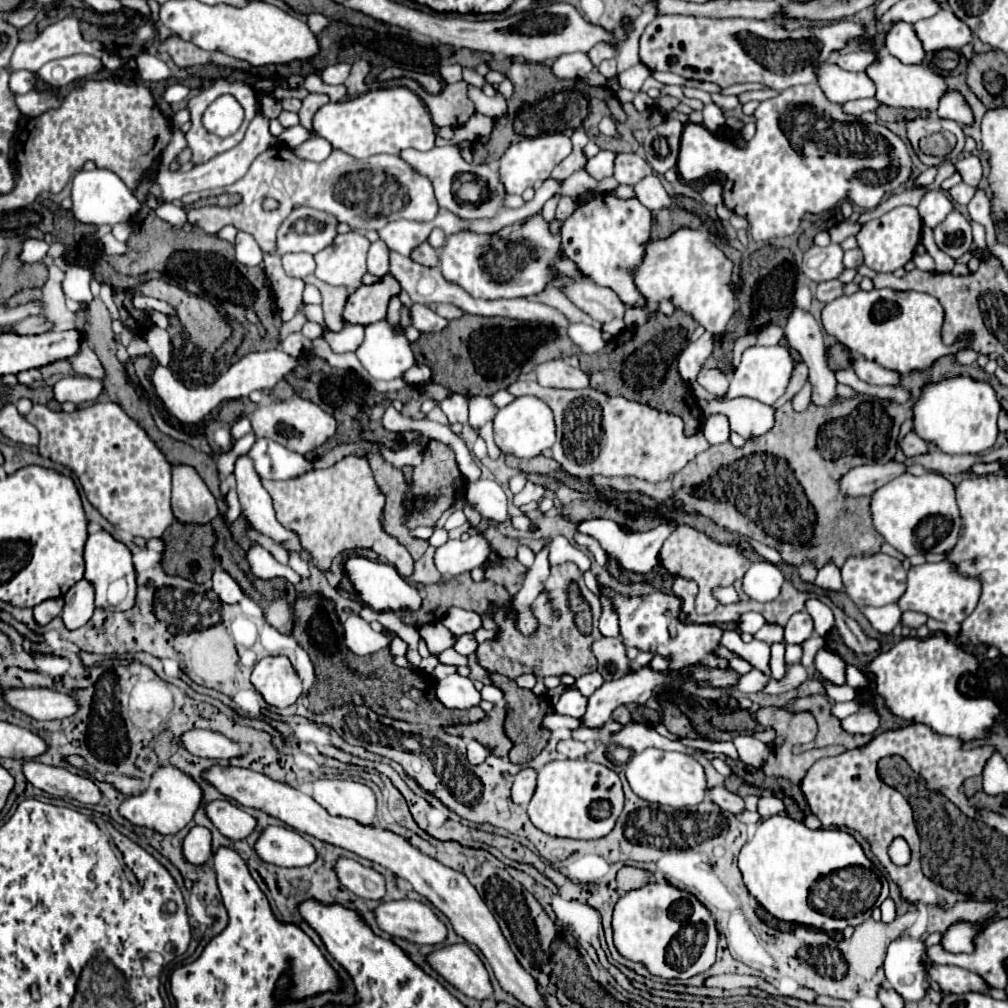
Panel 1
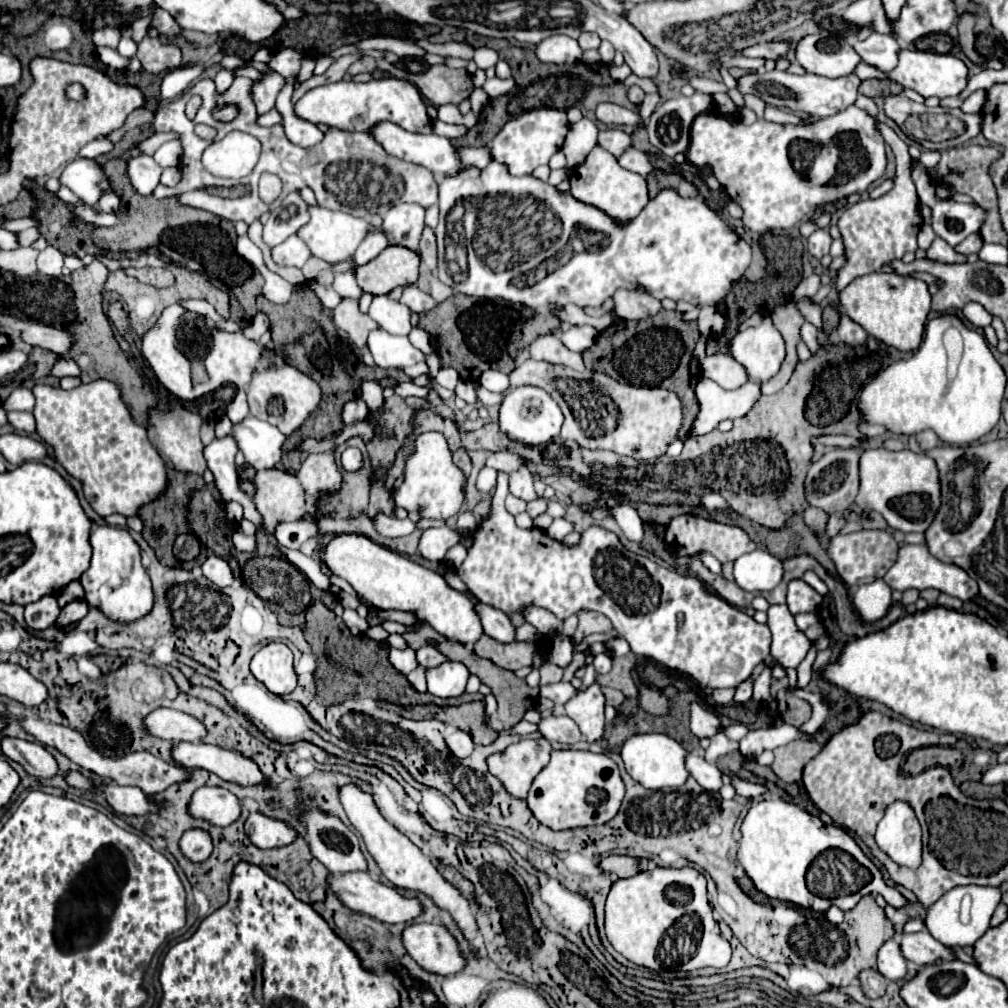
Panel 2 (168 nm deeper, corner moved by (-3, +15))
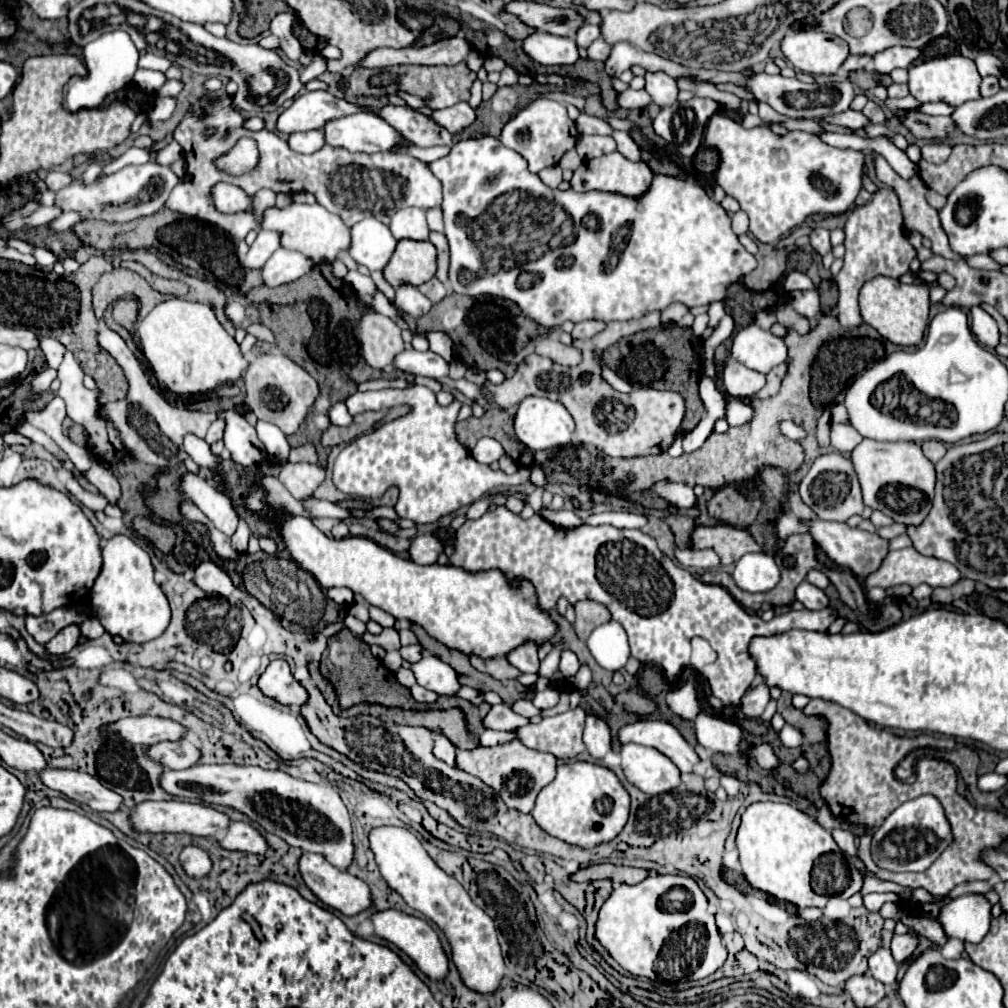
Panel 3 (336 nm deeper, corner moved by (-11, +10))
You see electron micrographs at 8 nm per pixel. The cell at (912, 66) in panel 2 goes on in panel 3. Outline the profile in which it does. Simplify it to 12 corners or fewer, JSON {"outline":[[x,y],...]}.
{"outline":[[962,55],[908,69],[910,95],[958,107],[982,77]]}

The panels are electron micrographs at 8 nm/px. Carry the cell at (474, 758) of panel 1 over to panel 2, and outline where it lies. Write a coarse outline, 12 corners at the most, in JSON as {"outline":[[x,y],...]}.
{"outline":[[452,726],[444,742],[452,756],[468,758],[474,750],[472,738]]}

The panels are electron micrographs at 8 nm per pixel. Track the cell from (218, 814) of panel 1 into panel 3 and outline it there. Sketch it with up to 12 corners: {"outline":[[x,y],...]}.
{"outline":[[144,801],[136,831],[210,837],[230,825],[212,805]]}

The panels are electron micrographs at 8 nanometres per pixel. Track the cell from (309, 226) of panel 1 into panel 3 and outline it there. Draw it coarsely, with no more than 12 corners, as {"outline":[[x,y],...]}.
{"outline":[[260,231],[244,267],[260,269],[280,247],[280,233]]}

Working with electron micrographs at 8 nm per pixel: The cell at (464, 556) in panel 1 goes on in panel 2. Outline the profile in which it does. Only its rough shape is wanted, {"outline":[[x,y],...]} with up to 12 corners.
{"outline":[[448,526],[428,528],[418,552],[430,562],[442,562],[460,534]]}

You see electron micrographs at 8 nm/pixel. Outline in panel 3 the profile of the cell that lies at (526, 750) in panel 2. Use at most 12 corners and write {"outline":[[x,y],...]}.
{"outline":[[520,741],[460,751],[460,769],[530,813],[556,777],[552,753]]}

